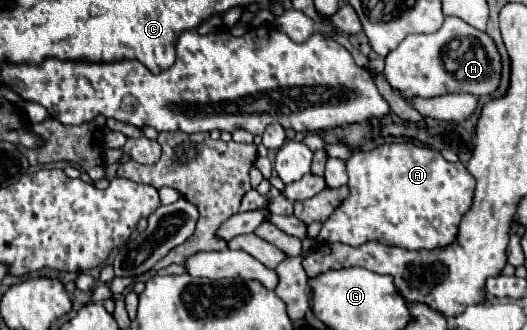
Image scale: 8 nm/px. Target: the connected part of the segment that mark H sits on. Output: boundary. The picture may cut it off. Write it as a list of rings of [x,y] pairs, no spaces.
[[[445,17],[443,27],[431,35],[407,35],[397,49],[385,57],[385,77],[405,97],[437,97],[445,93],[489,95],[501,83],[501,55],[495,41],[457,17]]]

